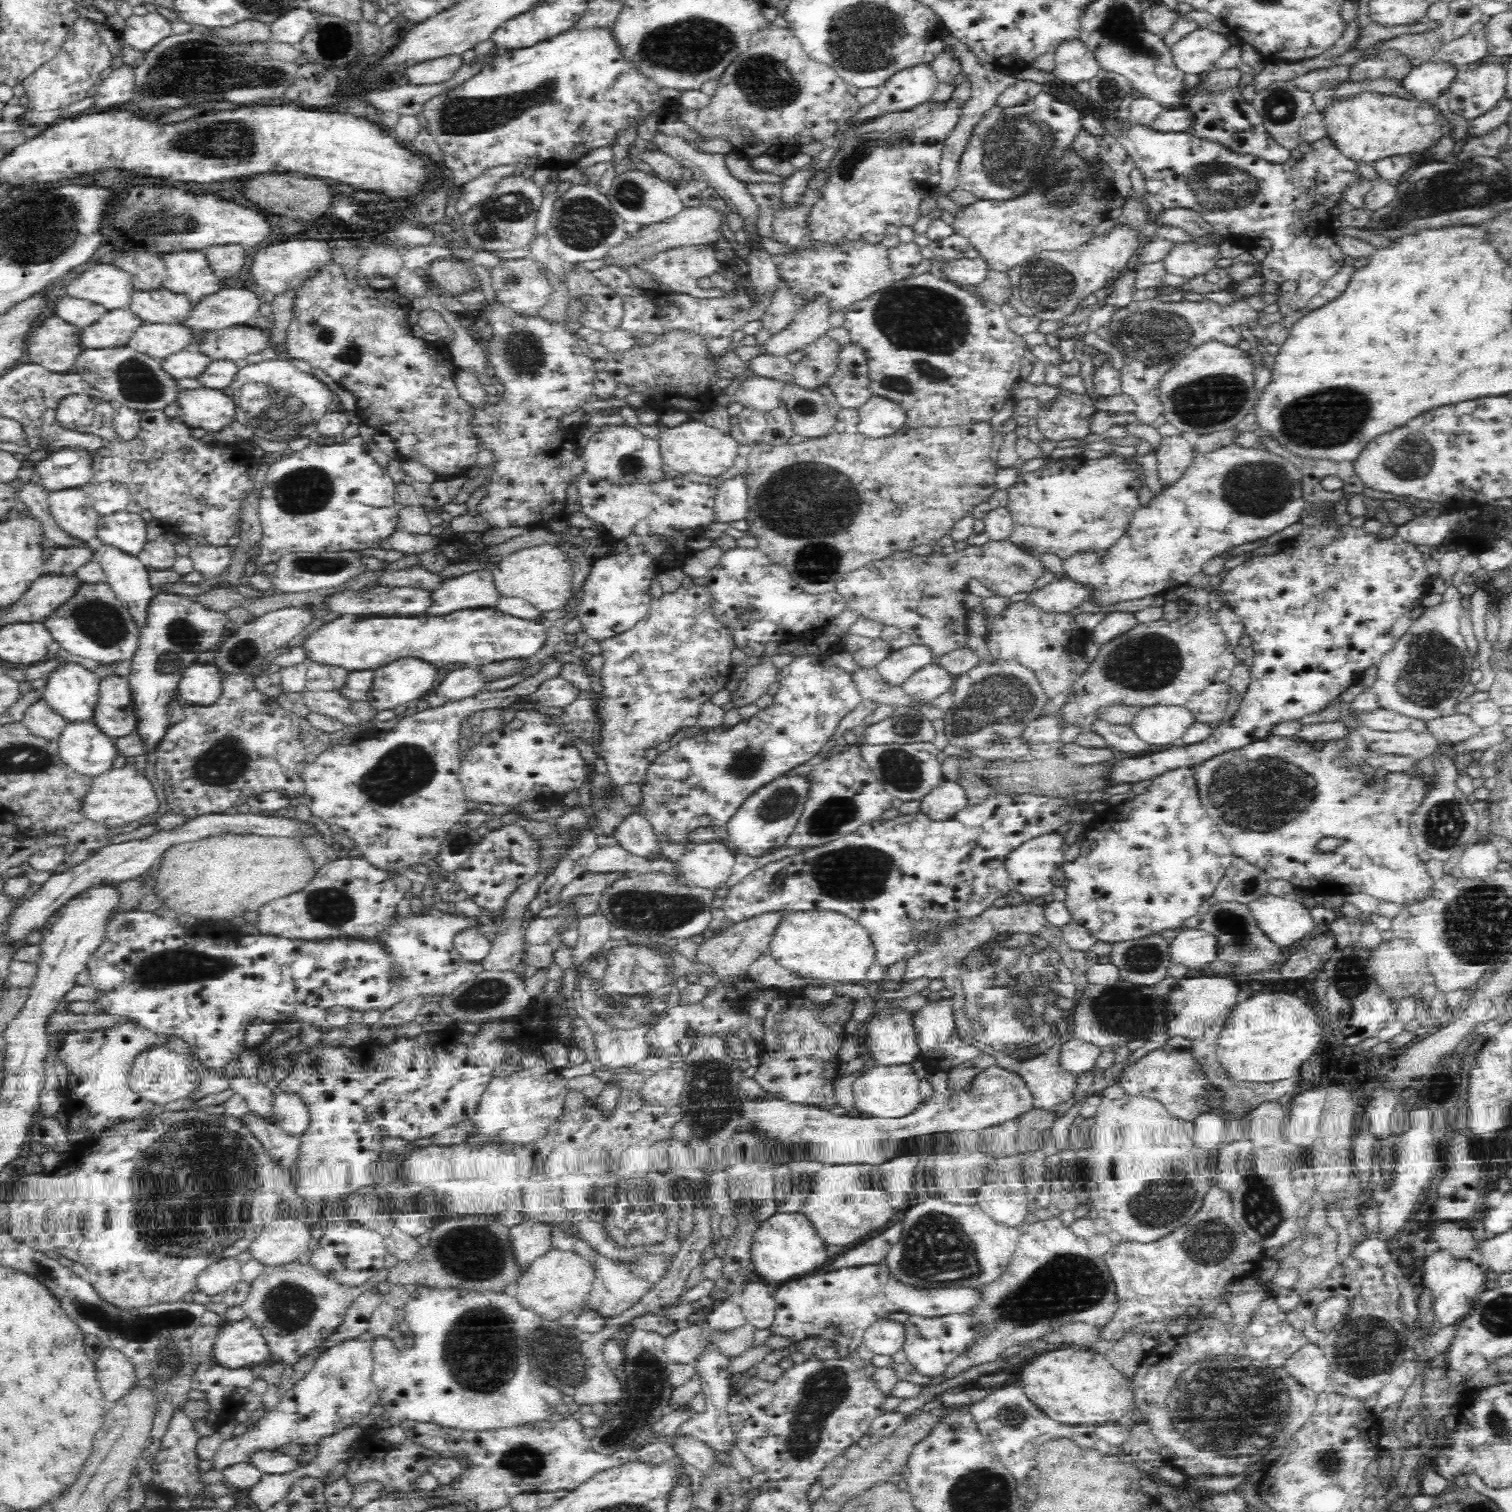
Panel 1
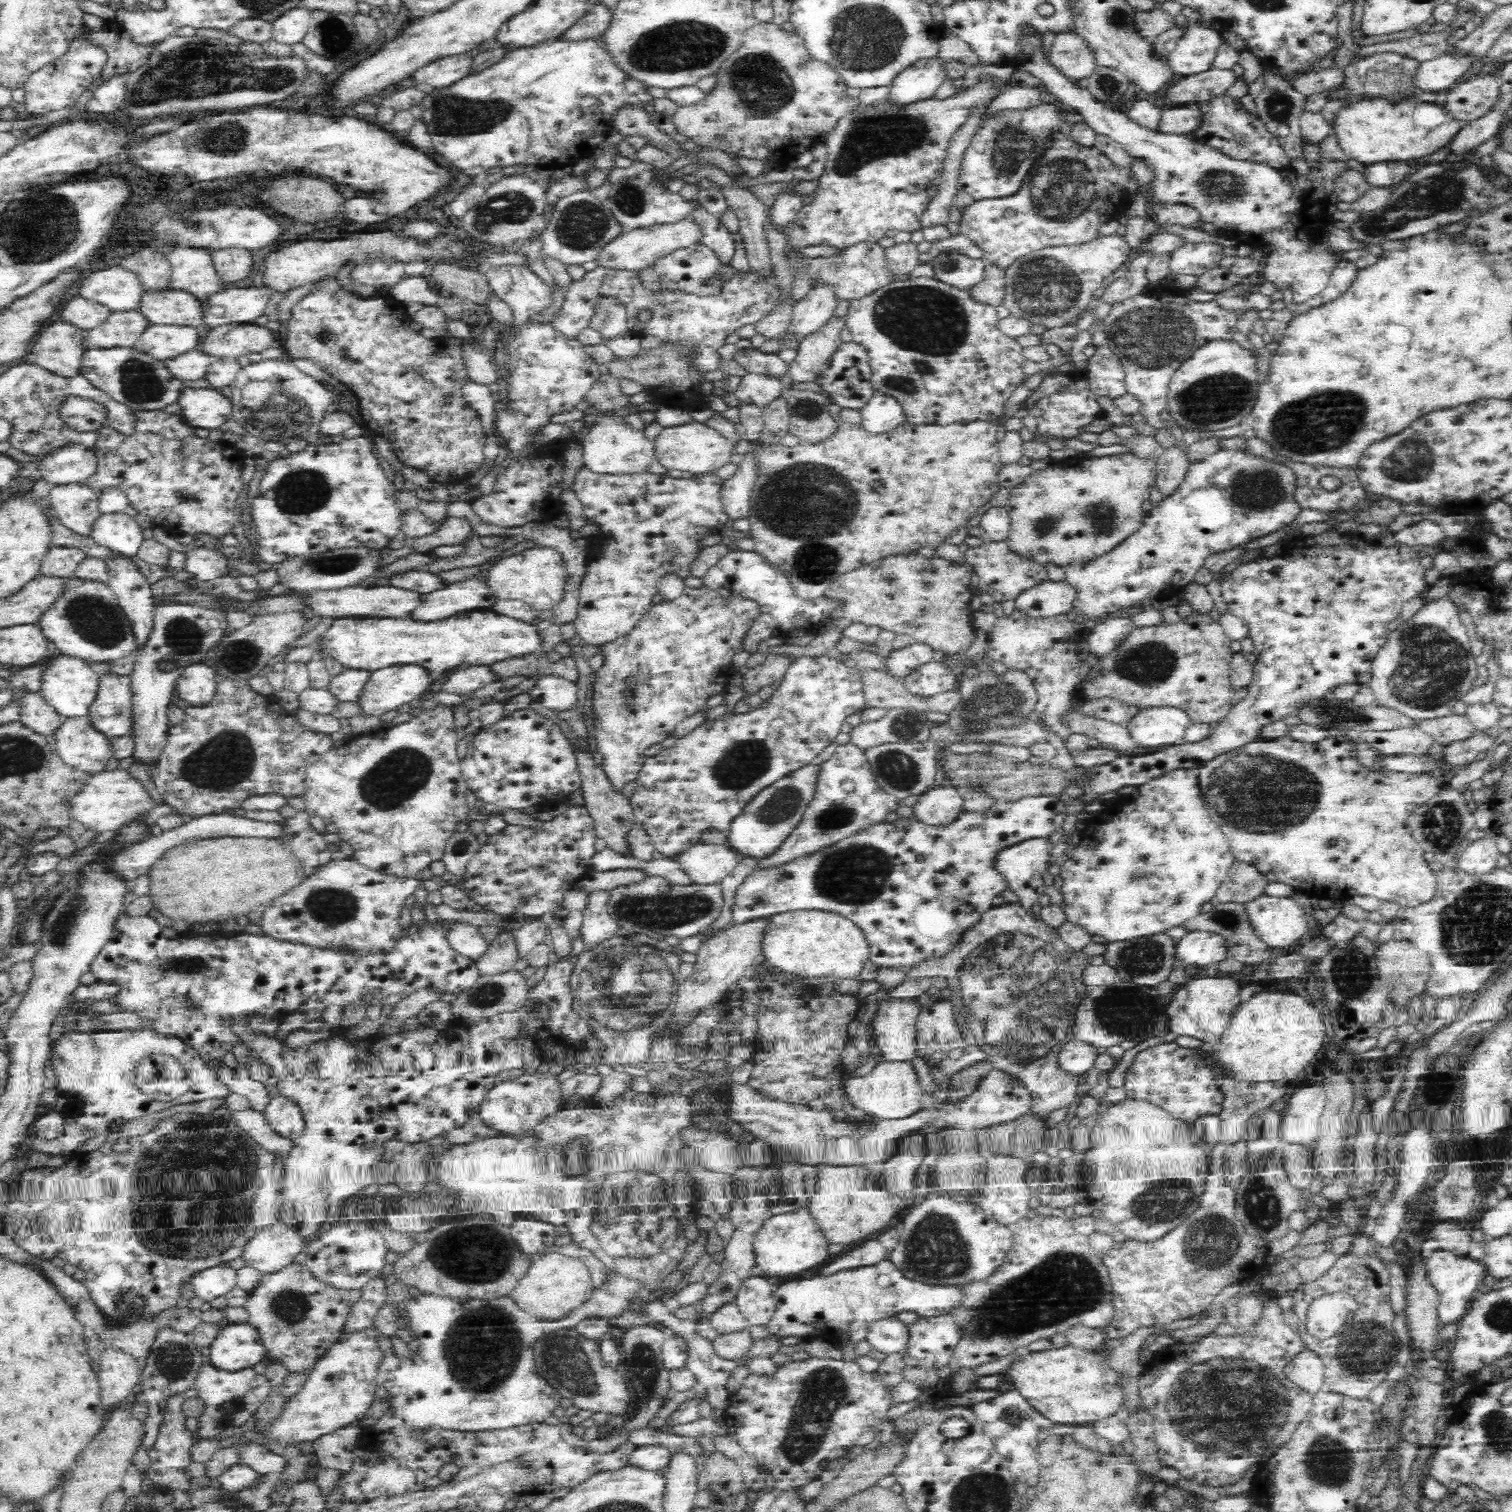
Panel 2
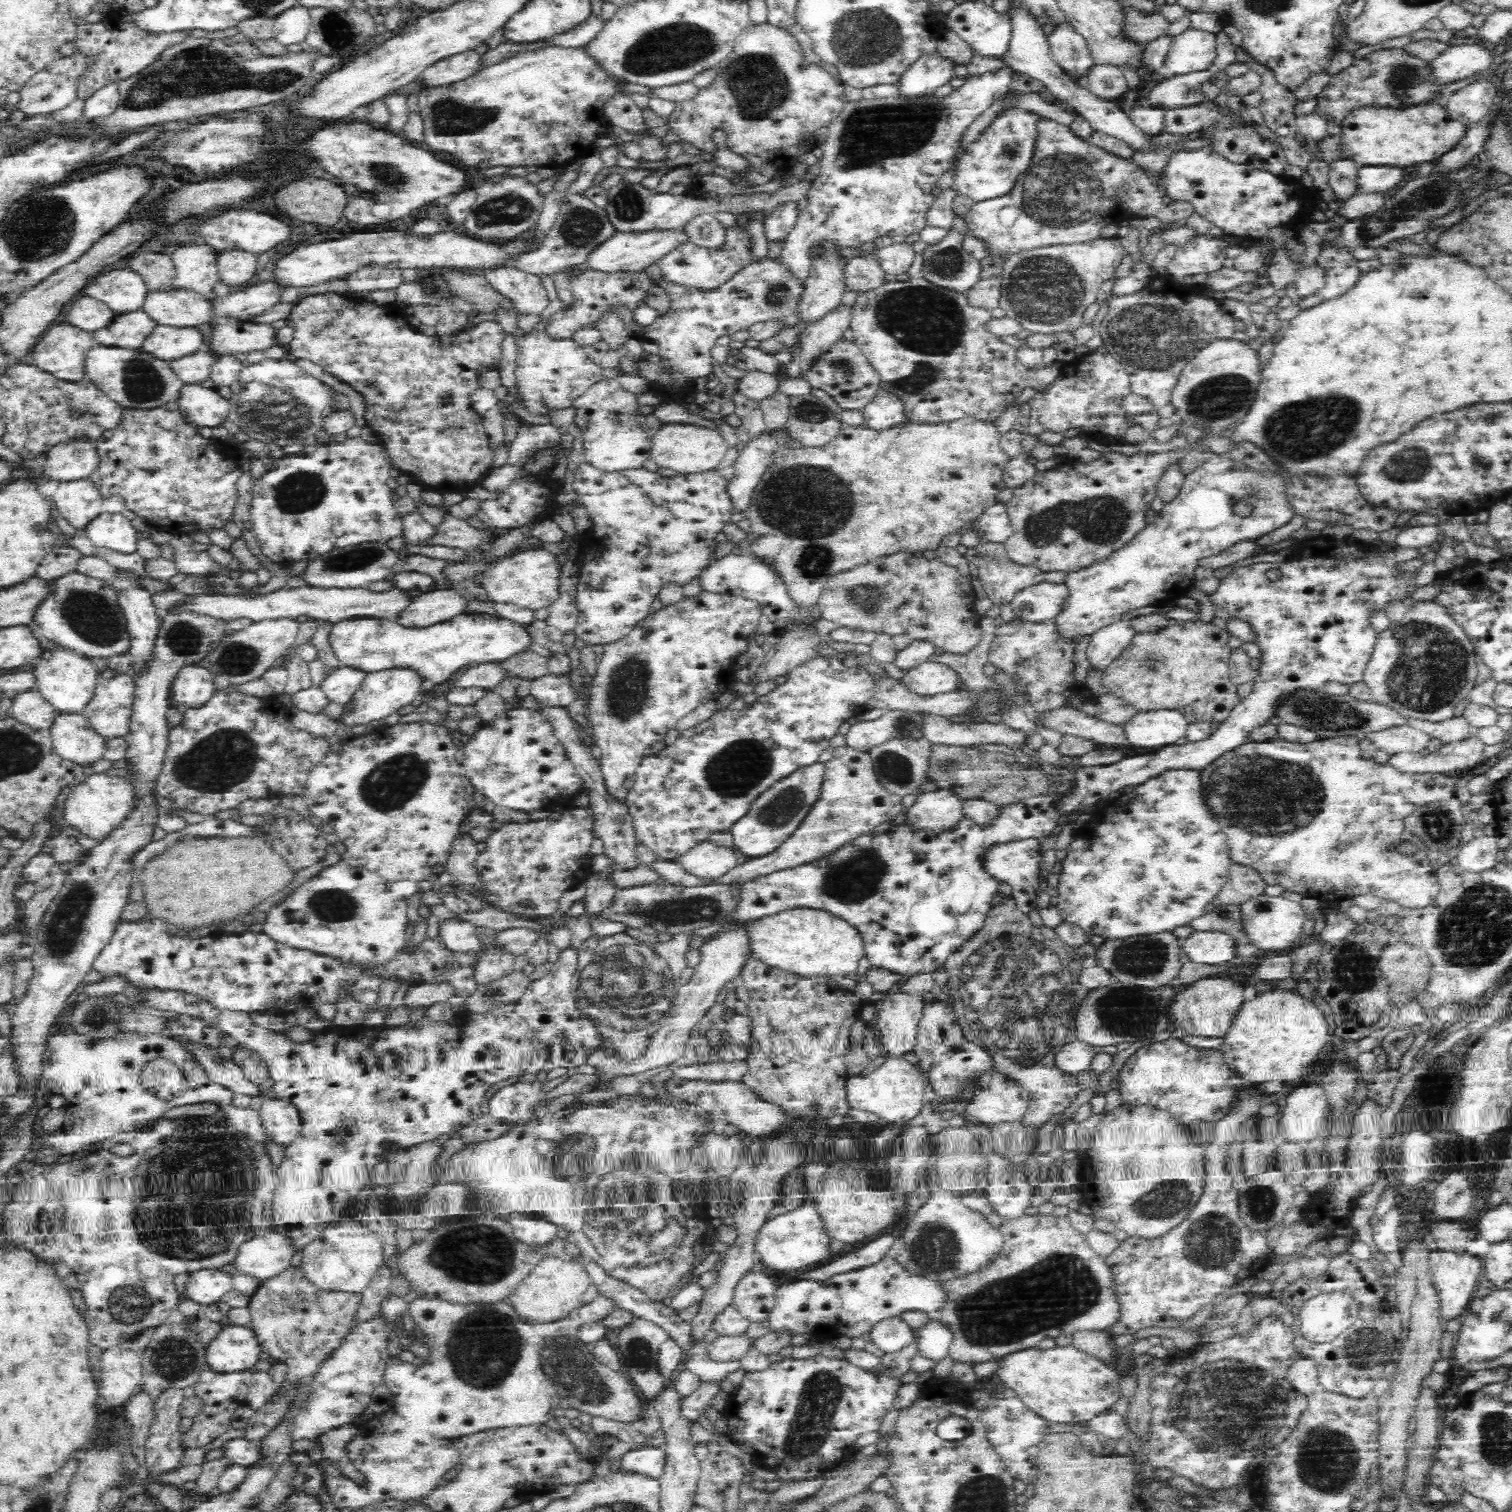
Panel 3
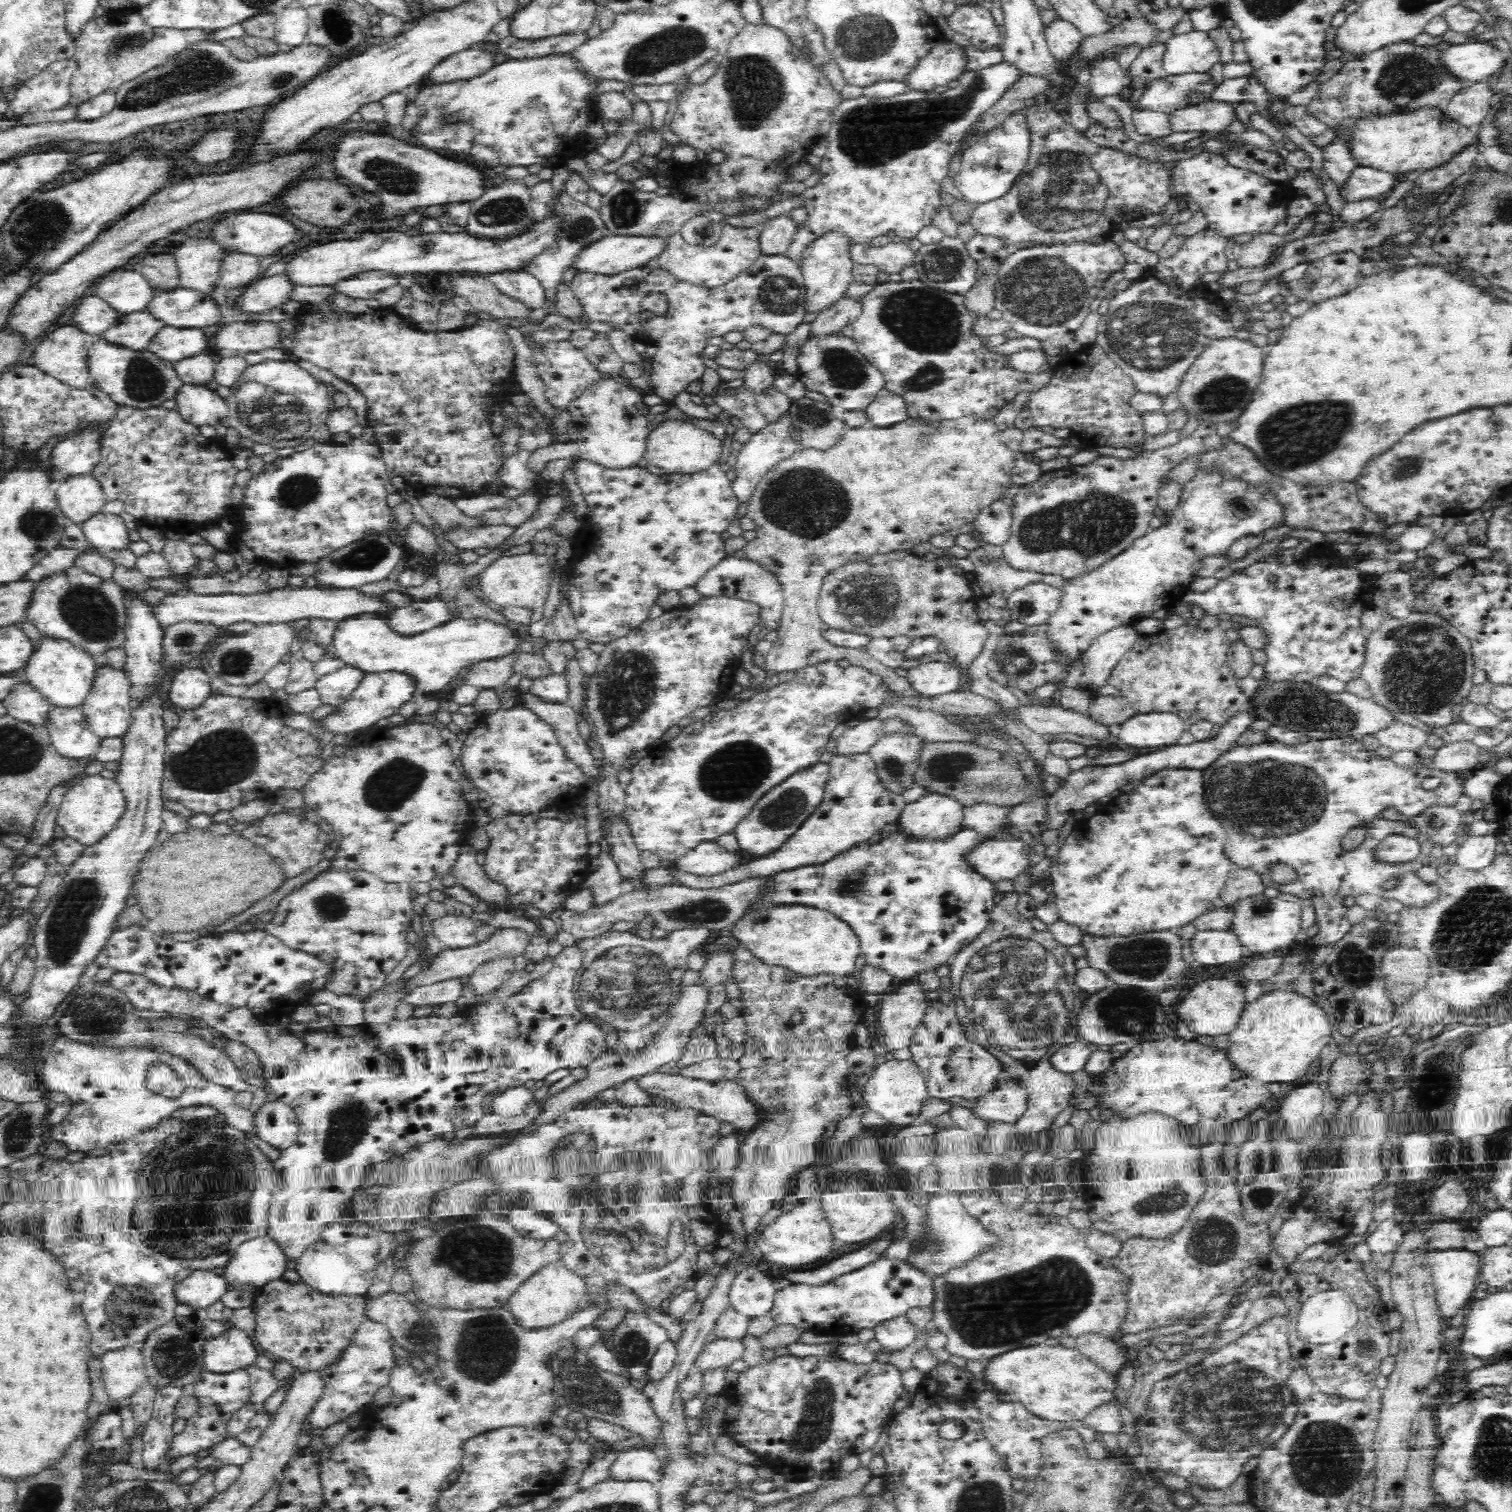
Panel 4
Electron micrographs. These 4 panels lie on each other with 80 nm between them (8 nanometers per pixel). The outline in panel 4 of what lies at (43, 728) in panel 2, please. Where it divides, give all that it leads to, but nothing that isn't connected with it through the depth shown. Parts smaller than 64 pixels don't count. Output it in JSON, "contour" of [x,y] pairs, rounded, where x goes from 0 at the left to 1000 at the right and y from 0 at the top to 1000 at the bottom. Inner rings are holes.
{"contour":[[[20,452],[10,454],[1,466],[7,474],[22,480],[30,481],[34,466]]]}

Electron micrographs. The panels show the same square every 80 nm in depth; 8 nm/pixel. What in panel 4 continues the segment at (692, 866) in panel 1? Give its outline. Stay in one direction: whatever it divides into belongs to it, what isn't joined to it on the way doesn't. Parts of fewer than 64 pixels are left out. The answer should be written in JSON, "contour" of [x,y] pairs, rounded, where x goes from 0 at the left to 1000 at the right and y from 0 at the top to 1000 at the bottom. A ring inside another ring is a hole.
{"contour":[[[466,556],[450,566],[446,571],[452,577],[470,580],[487,573],[488,570],[487,563],[481,563],[473,556]]]}

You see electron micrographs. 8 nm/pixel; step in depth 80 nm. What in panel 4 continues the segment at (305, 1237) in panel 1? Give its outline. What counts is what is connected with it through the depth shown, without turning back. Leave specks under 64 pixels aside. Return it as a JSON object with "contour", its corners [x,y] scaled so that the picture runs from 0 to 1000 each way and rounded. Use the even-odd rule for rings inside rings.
{"contour":[[[177,815],[157,824],[156,828],[148,838],[148,844],[152,852],[159,850],[172,852],[186,845],[190,834],[190,830],[185,822]]]}

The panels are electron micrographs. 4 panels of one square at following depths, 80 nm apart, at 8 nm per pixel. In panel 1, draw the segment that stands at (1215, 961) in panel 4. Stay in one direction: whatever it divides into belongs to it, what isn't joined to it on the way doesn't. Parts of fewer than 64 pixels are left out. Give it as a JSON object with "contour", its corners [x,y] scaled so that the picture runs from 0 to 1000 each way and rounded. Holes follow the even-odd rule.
{"contour":[[[780,613],[780,616],[773,626],[772,632],[775,637],[783,638],[784,640],[791,642],[804,635],[804,619],[797,615]]]}

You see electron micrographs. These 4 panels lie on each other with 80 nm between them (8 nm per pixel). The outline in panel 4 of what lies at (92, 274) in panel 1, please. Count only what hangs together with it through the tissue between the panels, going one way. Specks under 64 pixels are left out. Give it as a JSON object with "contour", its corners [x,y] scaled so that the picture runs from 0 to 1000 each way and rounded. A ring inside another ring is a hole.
{"contour":[[[77,179],[64,185],[59,194],[71,200],[80,208],[95,206],[102,194],[97,185],[88,179]]]}

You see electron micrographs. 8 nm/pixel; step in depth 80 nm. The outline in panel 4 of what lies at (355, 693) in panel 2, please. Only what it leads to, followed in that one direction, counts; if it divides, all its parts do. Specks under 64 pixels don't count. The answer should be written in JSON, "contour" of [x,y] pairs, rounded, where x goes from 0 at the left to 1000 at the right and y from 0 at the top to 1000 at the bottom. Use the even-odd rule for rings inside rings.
{"contour":[[[226,440],[225,442],[210,449],[208,455],[212,461],[213,466],[222,468],[229,464],[233,458],[241,449],[241,447],[241,445],[237,442]]]}

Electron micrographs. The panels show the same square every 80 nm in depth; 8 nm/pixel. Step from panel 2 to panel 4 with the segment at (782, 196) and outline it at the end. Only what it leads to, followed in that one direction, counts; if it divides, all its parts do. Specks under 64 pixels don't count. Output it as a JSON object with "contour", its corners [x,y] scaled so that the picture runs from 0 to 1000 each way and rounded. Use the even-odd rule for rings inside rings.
{"contour":[[[516,142],[513,144],[507,146],[502,157],[504,168],[519,168],[524,161],[526,152],[527,147],[522,142]]]}

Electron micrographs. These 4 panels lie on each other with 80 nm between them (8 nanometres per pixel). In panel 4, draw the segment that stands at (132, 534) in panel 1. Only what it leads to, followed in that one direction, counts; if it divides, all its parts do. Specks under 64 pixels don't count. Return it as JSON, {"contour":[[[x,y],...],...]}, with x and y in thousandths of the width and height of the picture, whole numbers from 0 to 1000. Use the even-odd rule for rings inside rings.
{"contour":[[[66,339],[53,347],[60,361],[70,364],[85,364],[87,352],[77,340]]]}

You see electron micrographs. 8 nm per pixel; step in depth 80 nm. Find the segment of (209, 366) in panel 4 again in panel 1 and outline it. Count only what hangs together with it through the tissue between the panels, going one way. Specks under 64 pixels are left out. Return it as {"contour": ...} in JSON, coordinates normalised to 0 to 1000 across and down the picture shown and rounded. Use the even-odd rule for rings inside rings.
{"contour":[[[128,229],[122,230],[106,238],[108,244],[116,252],[119,250],[130,250],[139,241],[139,237]]]}

